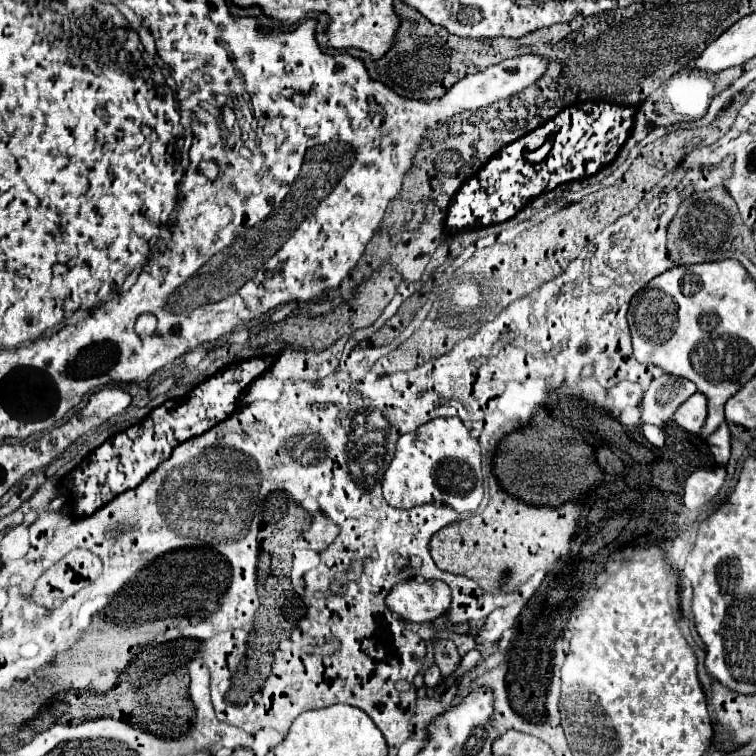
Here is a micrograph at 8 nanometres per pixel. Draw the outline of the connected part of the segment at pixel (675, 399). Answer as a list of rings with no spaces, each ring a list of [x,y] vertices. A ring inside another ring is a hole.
[[[669,374],[655,378],[649,384],[641,402],[643,422],[663,426],[673,416],[673,412],[693,394],[695,394],[695,384],[687,378]]]

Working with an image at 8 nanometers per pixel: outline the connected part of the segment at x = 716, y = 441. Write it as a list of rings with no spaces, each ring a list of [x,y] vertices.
[[[723,422],[715,432],[713,436],[709,436],[709,448],[715,456],[715,462],[719,466],[725,466],[727,460],[729,460],[729,450],[731,450],[731,432],[729,432],[729,424]]]

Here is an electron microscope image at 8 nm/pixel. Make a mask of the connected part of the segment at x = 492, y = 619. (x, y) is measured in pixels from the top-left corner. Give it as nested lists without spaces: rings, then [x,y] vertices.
[[[503,608],[495,610],[487,620],[485,624],[477,630],[475,634],[475,644],[483,644],[483,642],[497,642],[503,634],[503,630],[507,628],[513,628],[515,626],[515,620],[503,620]]]

